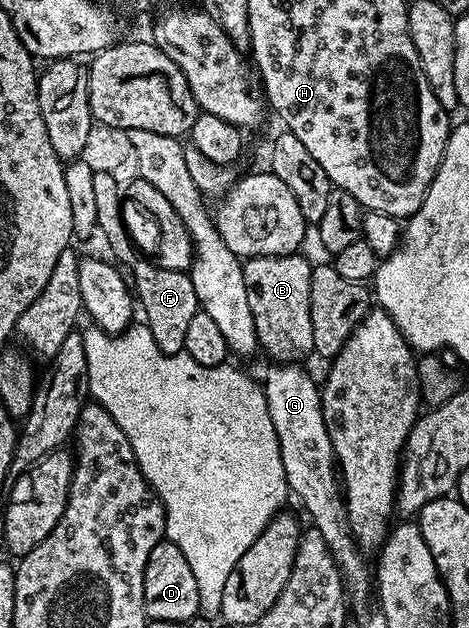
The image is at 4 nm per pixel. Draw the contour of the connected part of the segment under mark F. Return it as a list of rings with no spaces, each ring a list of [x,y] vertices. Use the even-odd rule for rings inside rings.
[[[138,258],[134,263],[134,279],[132,275],[132,291],[137,306],[141,314],[142,311],[146,314],[144,322],[159,349],[166,355],[177,355],[184,345],[184,332],[188,330],[192,317],[196,317],[200,310],[196,289],[192,289],[192,281],[187,272],[164,269],[149,258]]]

